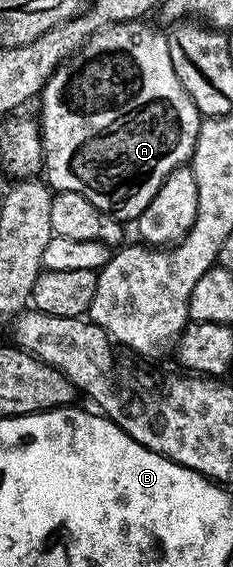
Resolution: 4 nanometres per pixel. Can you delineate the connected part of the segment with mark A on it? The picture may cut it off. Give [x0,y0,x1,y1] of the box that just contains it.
[39,20,203,220]

